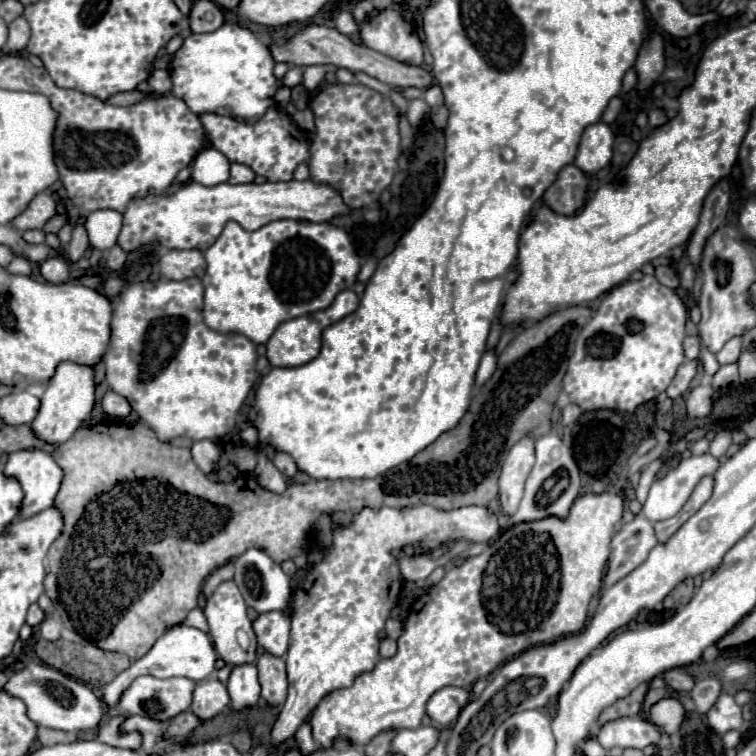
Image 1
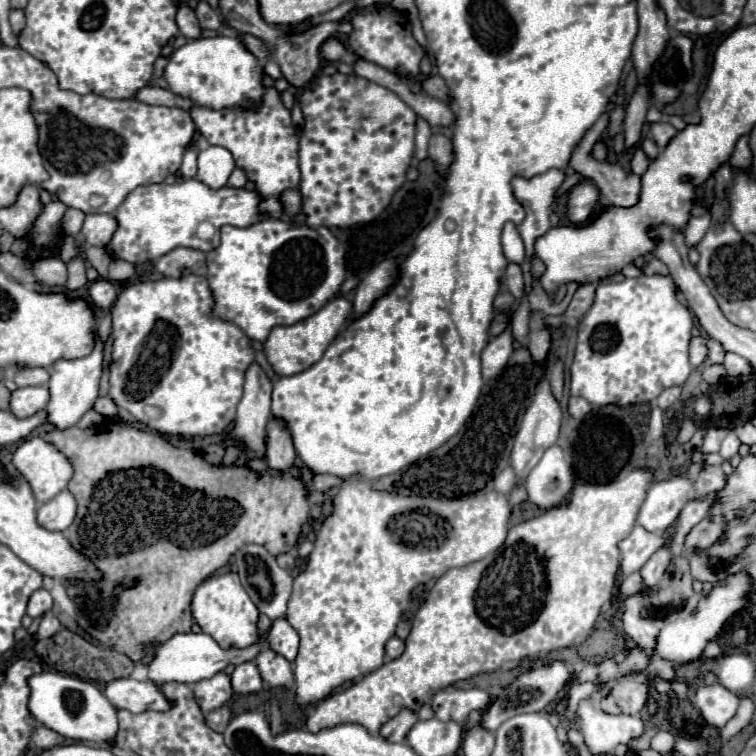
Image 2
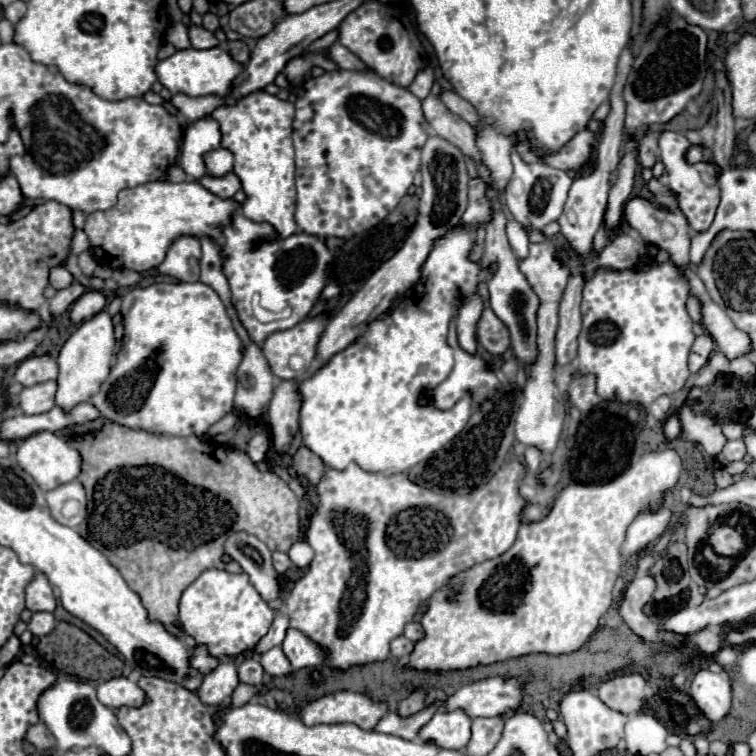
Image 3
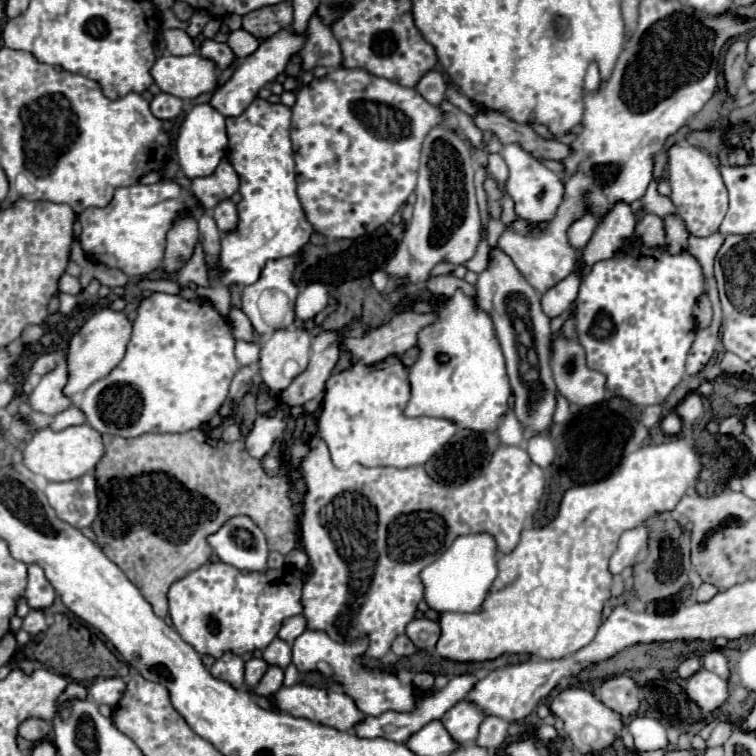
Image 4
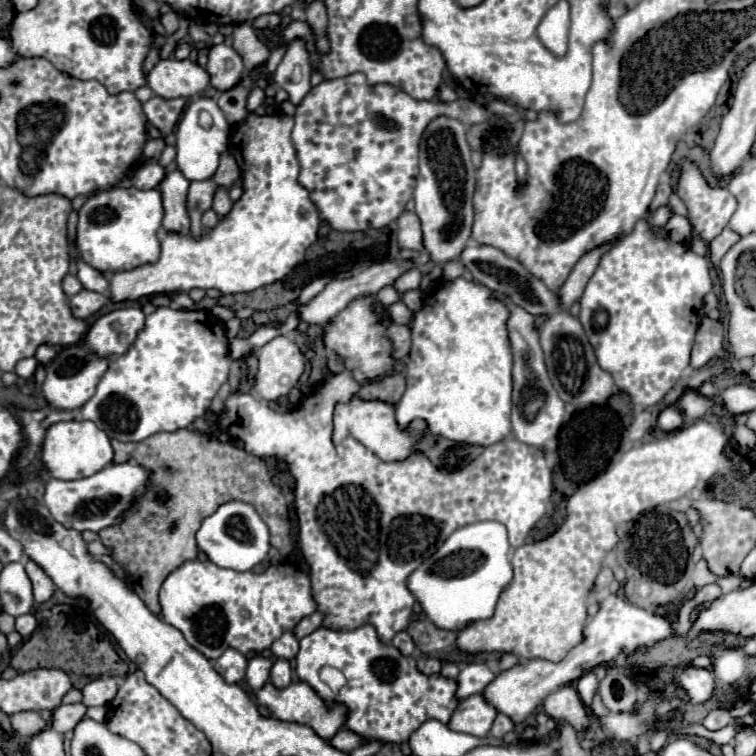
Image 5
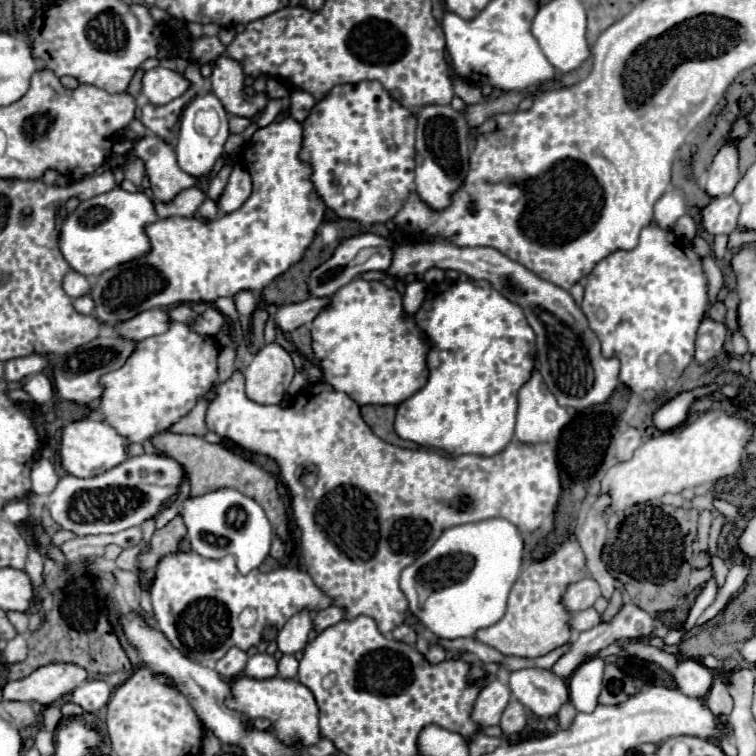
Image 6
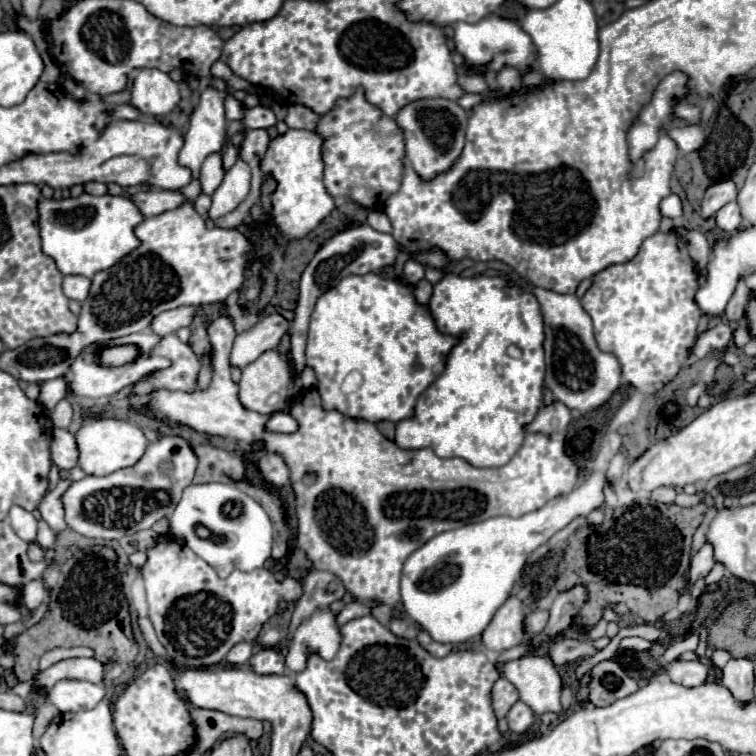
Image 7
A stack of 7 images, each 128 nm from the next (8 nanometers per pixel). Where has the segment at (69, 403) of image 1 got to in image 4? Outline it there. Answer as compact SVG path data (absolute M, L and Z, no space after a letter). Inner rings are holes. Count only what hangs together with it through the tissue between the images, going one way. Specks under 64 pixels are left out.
M102 308L94 312L68 342L66 348L68 384L62 390L64 396L70 398L76 392L84 392L92 382L108 376L112 368L124 358L124 348L128 344L130 332L132 332L132 324L122 312L114 312L112 308Z

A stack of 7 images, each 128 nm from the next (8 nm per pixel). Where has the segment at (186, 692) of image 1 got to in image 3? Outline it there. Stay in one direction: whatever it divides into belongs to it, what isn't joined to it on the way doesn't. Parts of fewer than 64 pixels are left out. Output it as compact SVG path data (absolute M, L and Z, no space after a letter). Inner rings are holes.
M112 678L98 686L98 700L108 708L140 708L142 704L146 704L146 692L128 678Z

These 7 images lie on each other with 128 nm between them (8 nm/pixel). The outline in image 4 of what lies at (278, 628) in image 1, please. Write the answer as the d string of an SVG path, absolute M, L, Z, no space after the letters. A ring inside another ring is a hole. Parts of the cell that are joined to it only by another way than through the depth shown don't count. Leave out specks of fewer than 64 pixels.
M306 630L292 644L292 664L300 672L310 672L316 668L318 662L326 662L338 676L338 684L344 688L346 694L354 698L354 702L366 716L378 716L386 710L396 710L396 712L414 710L418 698L412 694L412 686L404 686L394 674L372 670L366 662L362 662L360 658L366 648L368 648L368 638L360 638L358 642L340 644L340 642L334 642L326 632Z

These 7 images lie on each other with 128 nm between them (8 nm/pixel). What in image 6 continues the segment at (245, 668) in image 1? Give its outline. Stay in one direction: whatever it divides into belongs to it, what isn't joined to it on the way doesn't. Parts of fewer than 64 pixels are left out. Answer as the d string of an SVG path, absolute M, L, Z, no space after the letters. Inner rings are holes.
M258 652L248 660L244 674L250 676L250 678L256 678L256 680L274 678L278 674L278 662L274 660L274 656Z

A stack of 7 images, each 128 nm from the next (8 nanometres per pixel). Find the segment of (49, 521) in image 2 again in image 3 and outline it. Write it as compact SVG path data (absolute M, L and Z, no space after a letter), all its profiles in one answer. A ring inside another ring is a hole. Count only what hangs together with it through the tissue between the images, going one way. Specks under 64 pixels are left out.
M68 482L46 494L50 514L56 522L76 528L86 518L86 496L80 482Z

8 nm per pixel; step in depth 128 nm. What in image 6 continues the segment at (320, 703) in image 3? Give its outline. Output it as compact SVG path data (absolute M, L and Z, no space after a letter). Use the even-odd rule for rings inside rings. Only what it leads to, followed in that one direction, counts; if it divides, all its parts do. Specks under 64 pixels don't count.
M240 676L232 682L232 696L228 698L228 706L232 710L242 712L250 720L268 718L274 726L278 740L282 740L284 744L292 744L294 740L300 740L304 746L312 746L322 738L318 728L318 706L314 694L296 680L284 680L280 676L268 680Z

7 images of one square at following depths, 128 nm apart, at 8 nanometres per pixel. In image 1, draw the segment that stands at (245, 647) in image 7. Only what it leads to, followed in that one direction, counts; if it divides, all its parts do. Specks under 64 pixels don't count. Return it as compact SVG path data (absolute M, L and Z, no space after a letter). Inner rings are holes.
M204 680L194 690L192 712L204 722L204 720L210 720L210 718L218 716L220 712L224 712L228 702L230 702L228 700L228 690L222 682Z

